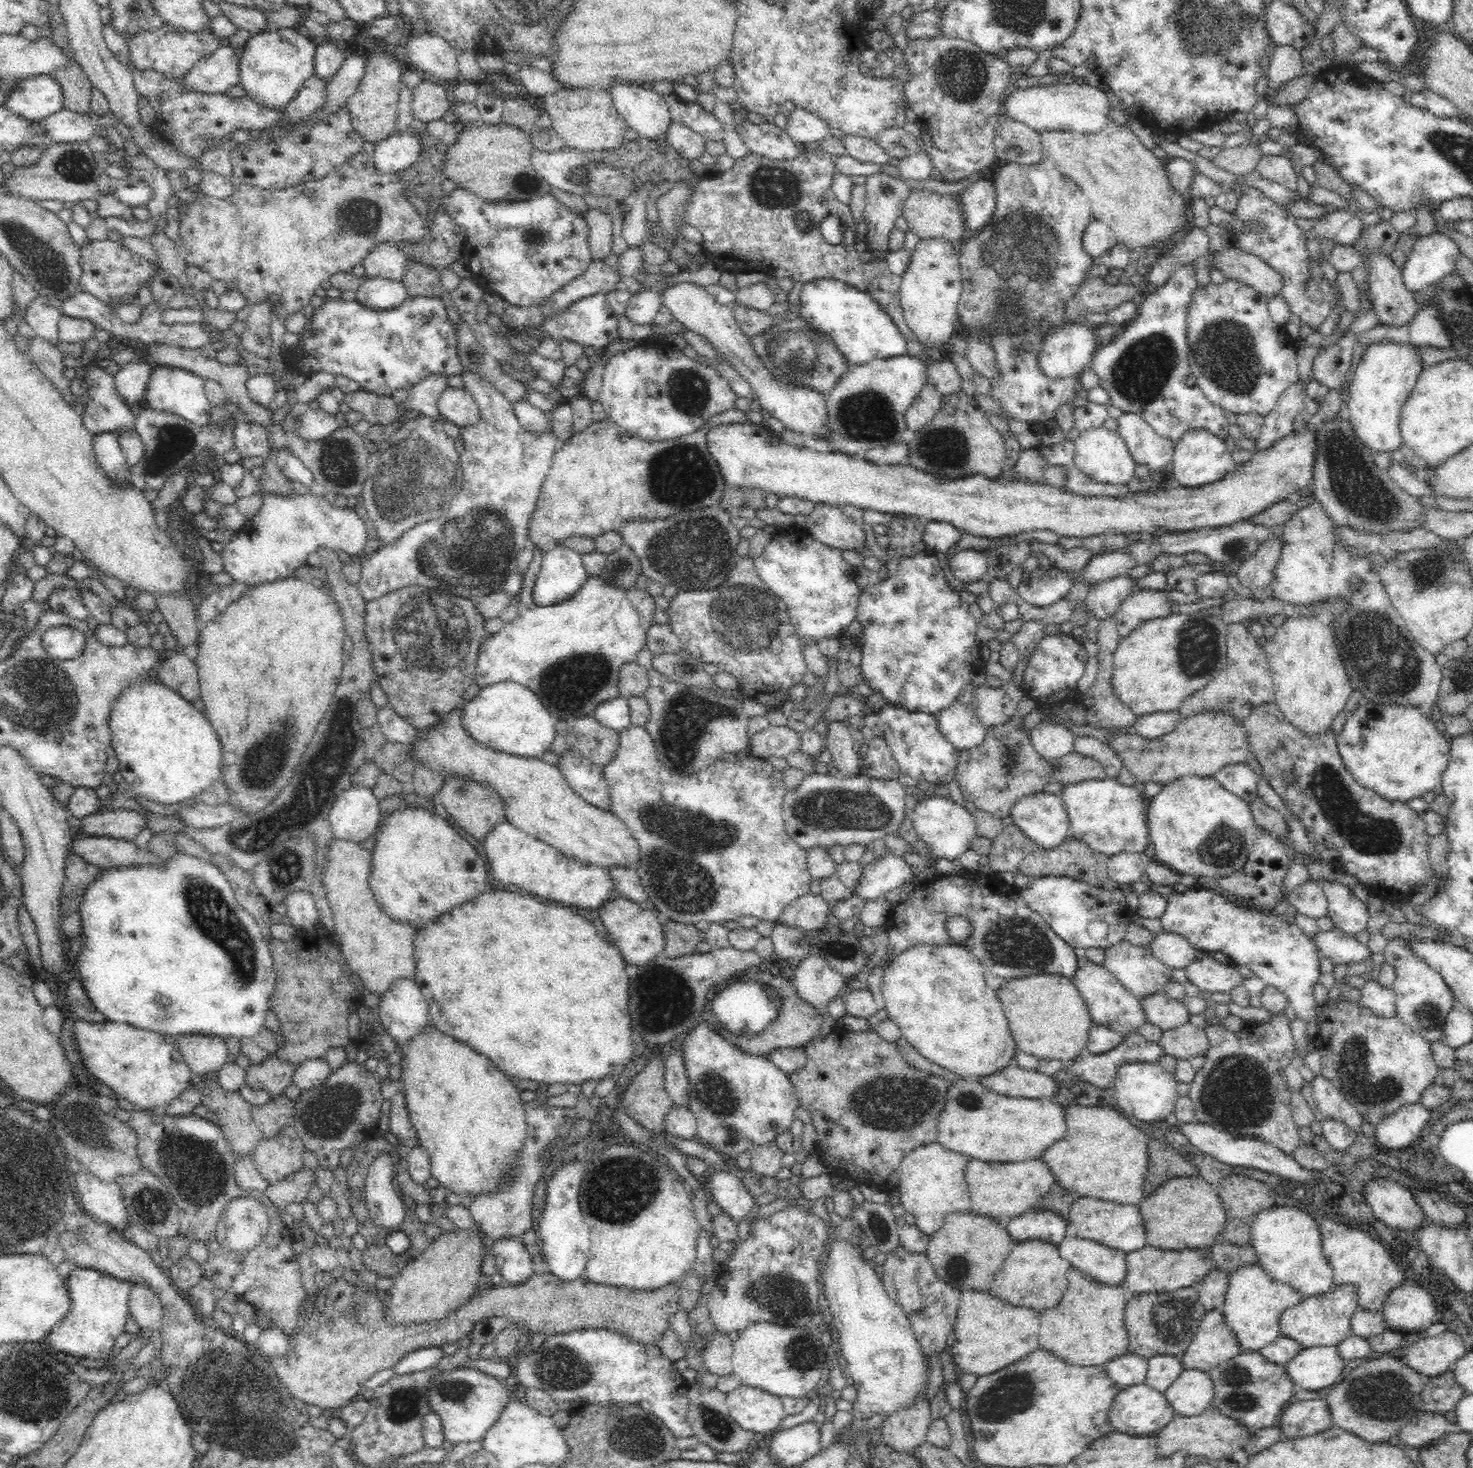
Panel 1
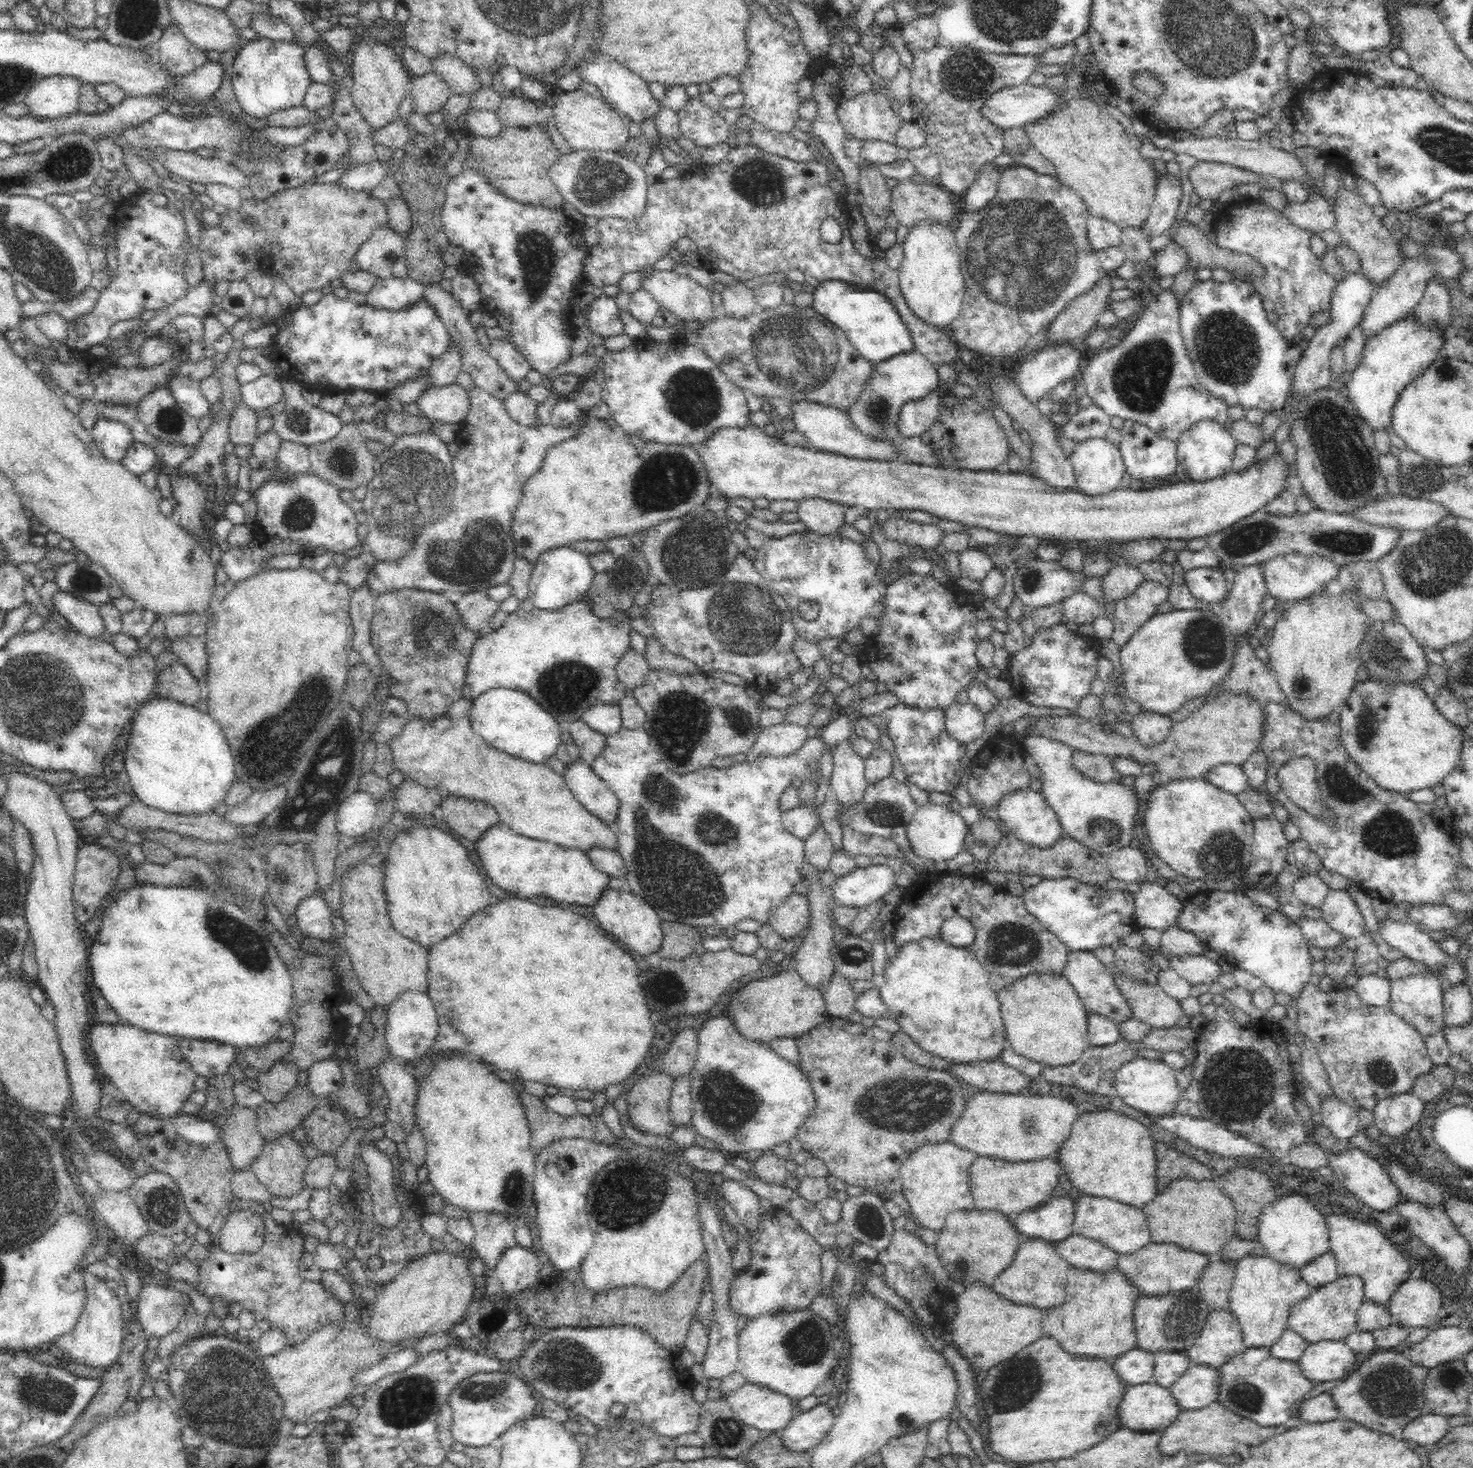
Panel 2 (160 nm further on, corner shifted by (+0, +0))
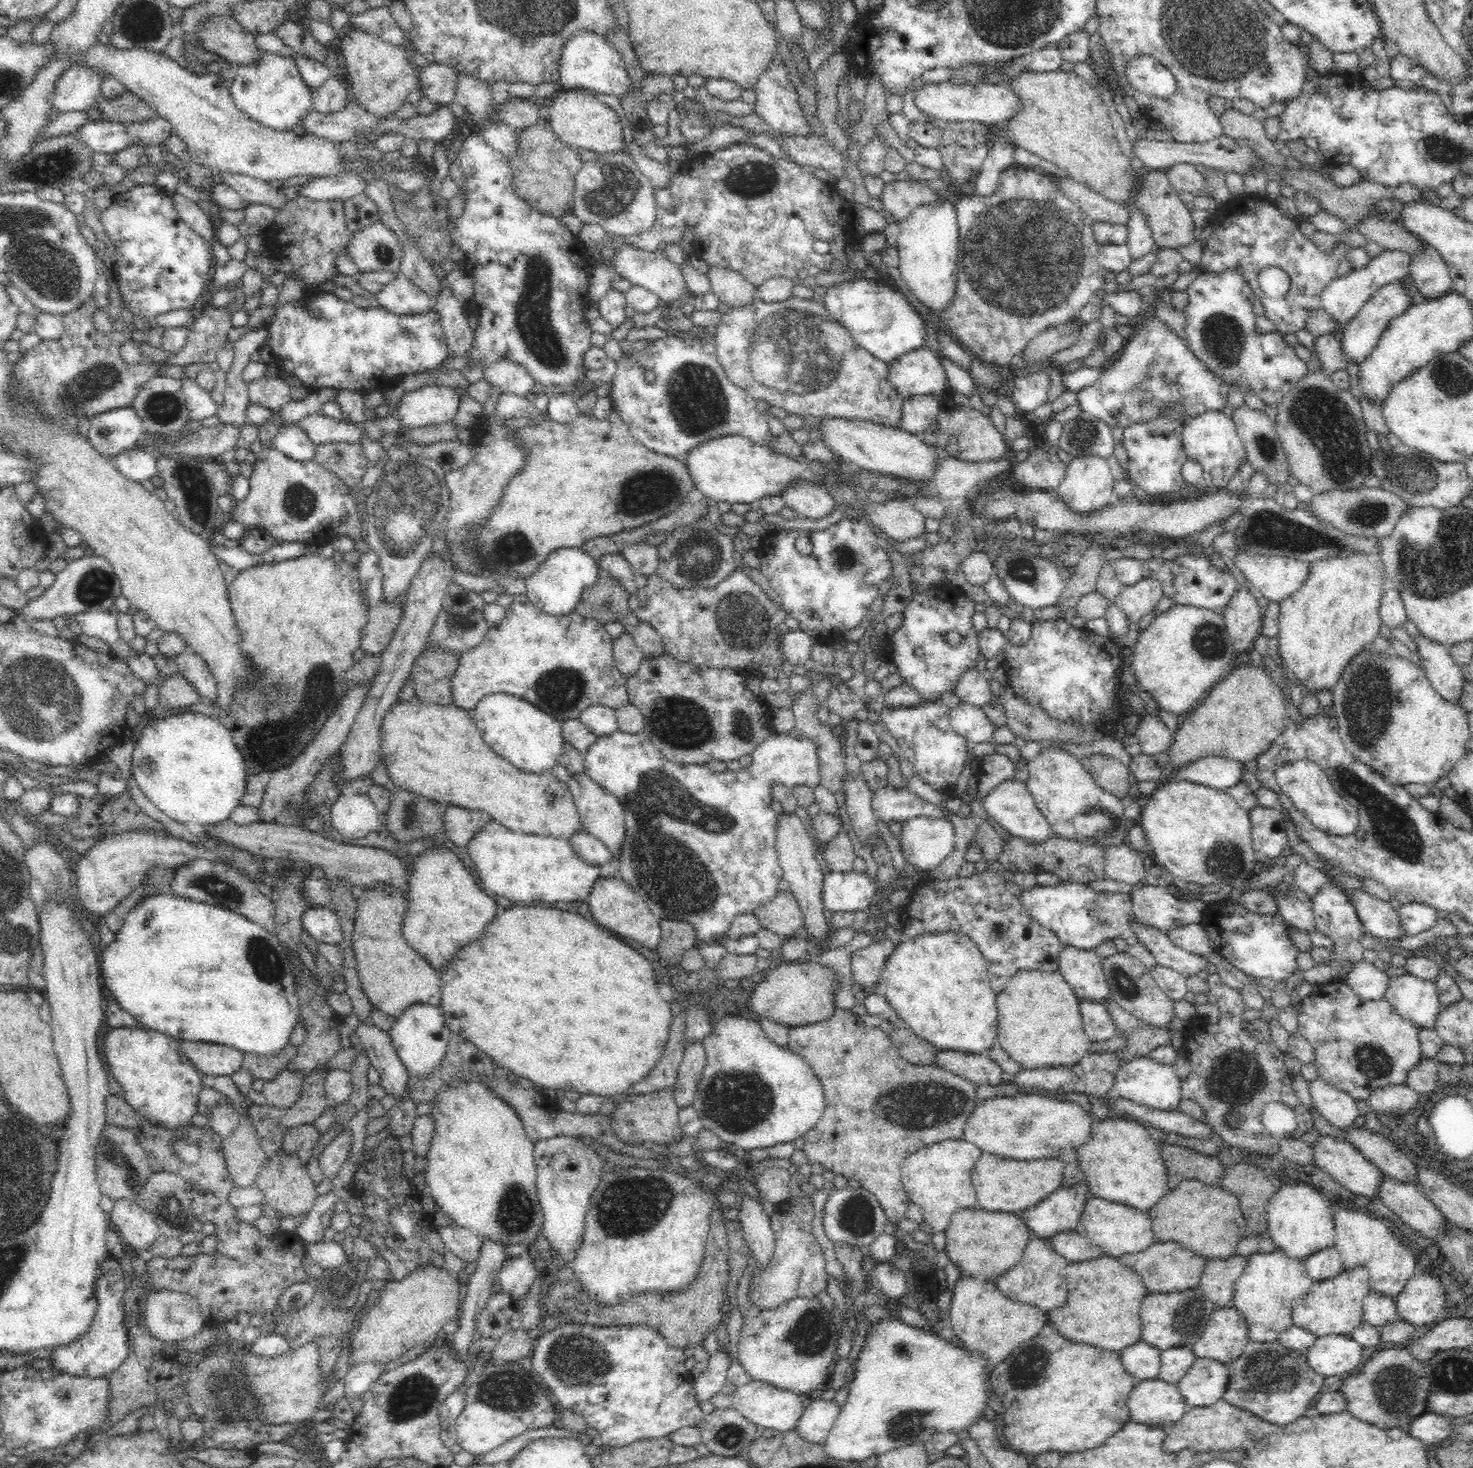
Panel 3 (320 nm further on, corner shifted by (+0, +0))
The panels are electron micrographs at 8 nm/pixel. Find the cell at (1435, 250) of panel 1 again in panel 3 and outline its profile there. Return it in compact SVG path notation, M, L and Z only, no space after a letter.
M1408 275L1392 279L1376 290L1360 309L1360 312L1356 314L1354 320L1342 332L1344 338L1340 340L1340 343L1344 345L1347 362L1357 362L1359 364L1375 347L1376 342L1378 342L1380 336L1384 333L1384 329L1388 326L1389 321L1399 317L1400 314L1404 314L1413 304L1414 297L1412 297L1410 278L1408 278Z

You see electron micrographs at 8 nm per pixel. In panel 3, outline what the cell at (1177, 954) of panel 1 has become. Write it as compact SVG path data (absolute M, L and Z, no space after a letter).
M1199 923L1177 926L1167 932L1170 942L1188 952L1207 957L1212 952L1206 931Z

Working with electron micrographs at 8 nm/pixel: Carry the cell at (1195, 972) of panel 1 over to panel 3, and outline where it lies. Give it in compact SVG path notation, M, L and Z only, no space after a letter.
M1137 921L1132 924L1132 932L1137 936L1137 941L1148 948L1158 965L1171 968L1186 978L1208 967L1206 957L1174 946L1166 932L1160 932L1152 926L1144 926Z

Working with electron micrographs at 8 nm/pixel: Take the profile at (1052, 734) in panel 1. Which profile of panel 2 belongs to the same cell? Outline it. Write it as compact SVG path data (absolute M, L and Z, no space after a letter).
M1028 733L1022 743L1025 752L1034 758L1042 771L1040 793L1057 812L1065 836L1070 836L1105 856L1136 845L1134 828L1137 826L1136 816L1140 800L1135 788L1125 786L1121 781L1097 783L1082 776L1070 766L1072 747L1048 735Z

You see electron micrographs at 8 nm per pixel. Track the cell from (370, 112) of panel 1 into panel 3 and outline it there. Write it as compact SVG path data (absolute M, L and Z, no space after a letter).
M361 30L347 31L336 42L342 49L345 67L351 81L349 91L360 109L368 112L374 119L394 116L396 110L406 104L408 96L418 88L417 68L402 45L393 45Z

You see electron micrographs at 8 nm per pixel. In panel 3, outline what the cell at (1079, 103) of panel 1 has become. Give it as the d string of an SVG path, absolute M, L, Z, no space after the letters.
M944 82L930 83L915 91L914 102L919 110L924 110L933 118L958 122L975 121L986 126L1001 127L1008 126L1024 109L1022 98L1008 83L984 84L976 87L950 87Z

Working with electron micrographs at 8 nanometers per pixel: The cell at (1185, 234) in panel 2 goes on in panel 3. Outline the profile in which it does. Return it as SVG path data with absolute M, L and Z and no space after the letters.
M1149 169L1142 173L1140 178L1139 206L1148 215L1148 223L1152 225L1152 235L1157 247L1161 248L1184 248L1192 246L1196 242L1194 236L1193 216L1191 210L1181 202L1179 192L1174 189L1168 175L1163 169Z

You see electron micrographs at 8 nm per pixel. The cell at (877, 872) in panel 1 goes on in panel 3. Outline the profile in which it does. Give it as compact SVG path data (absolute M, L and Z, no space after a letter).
M852 869L824 874L824 905L829 912L866 910L878 890L878 880L870 878L866 872Z

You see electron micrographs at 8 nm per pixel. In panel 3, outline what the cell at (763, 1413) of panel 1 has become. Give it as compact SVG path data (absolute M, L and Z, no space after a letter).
M752 1378L750 1382L736 1387L730 1402L748 1422L753 1422L760 1430L774 1429L778 1432L793 1430L804 1410L800 1395Z

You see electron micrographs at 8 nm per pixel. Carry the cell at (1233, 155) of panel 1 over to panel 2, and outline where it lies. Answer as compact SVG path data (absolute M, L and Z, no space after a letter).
M1199 161L1188 172L1188 180L1201 200L1219 205L1220 194L1240 184L1257 183L1262 177L1252 170L1224 161Z

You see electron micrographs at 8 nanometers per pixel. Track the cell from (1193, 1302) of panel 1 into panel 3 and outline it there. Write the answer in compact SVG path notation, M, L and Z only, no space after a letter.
M1236 1254L1228 1258L1214 1258L1205 1264L1198 1288L1148 1294L1139 1310L1141 1340L1160 1351L1192 1346L1204 1332L1212 1311L1217 1307L1228 1307L1233 1302L1235 1284L1244 1267L1245 1257Z

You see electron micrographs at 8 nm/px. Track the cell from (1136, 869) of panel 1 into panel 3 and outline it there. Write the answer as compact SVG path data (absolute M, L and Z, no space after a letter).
M1128 842L1105 849L1104 872L1108 878L1132 886L1144 883L1144 856Z

